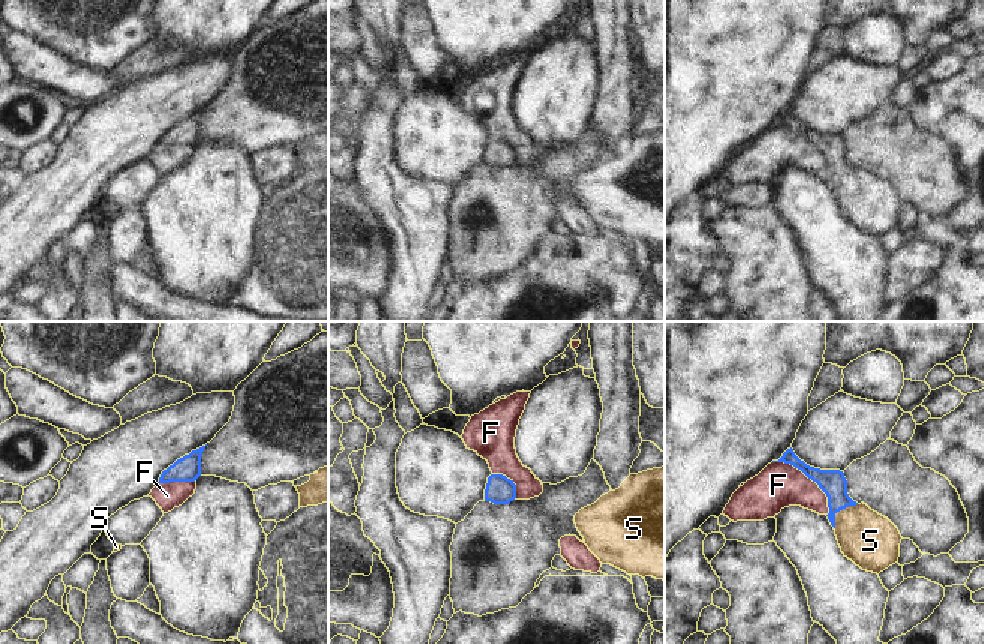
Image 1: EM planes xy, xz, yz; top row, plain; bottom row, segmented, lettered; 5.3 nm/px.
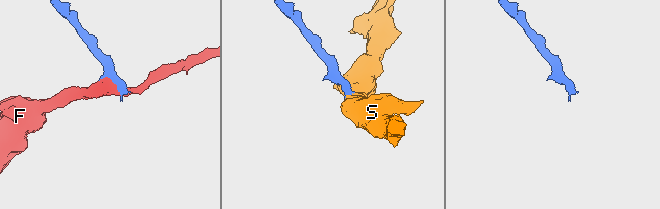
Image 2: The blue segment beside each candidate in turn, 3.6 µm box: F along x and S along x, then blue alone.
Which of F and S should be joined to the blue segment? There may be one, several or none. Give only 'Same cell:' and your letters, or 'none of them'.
Same cell: S

